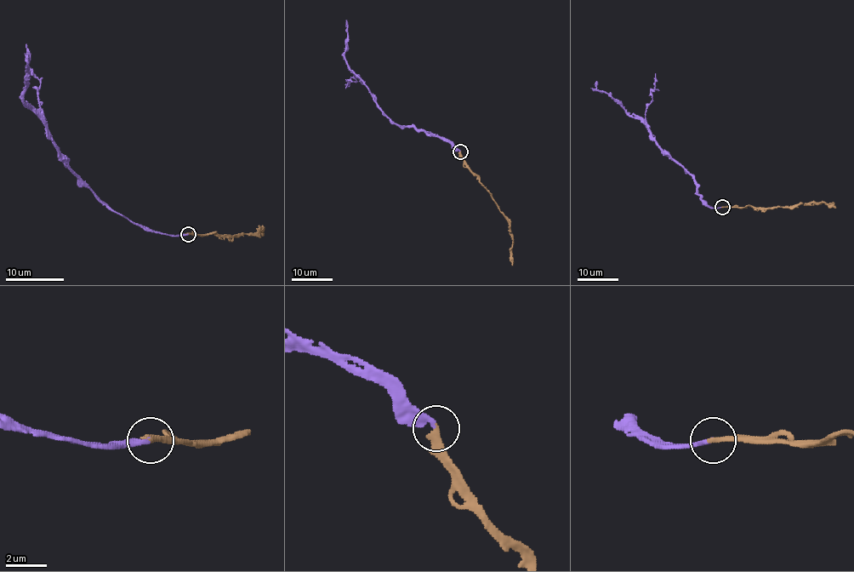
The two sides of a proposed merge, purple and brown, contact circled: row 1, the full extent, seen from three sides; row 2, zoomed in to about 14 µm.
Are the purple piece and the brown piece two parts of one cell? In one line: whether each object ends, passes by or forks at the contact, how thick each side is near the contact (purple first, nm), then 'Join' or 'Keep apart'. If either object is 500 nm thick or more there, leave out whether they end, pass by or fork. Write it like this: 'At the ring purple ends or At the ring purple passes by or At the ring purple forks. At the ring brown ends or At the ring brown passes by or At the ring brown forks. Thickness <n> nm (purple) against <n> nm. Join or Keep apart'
At the ring purple ends. At the ring brown ends. Thickness 240 nm (purple) against 320 nm. Join

